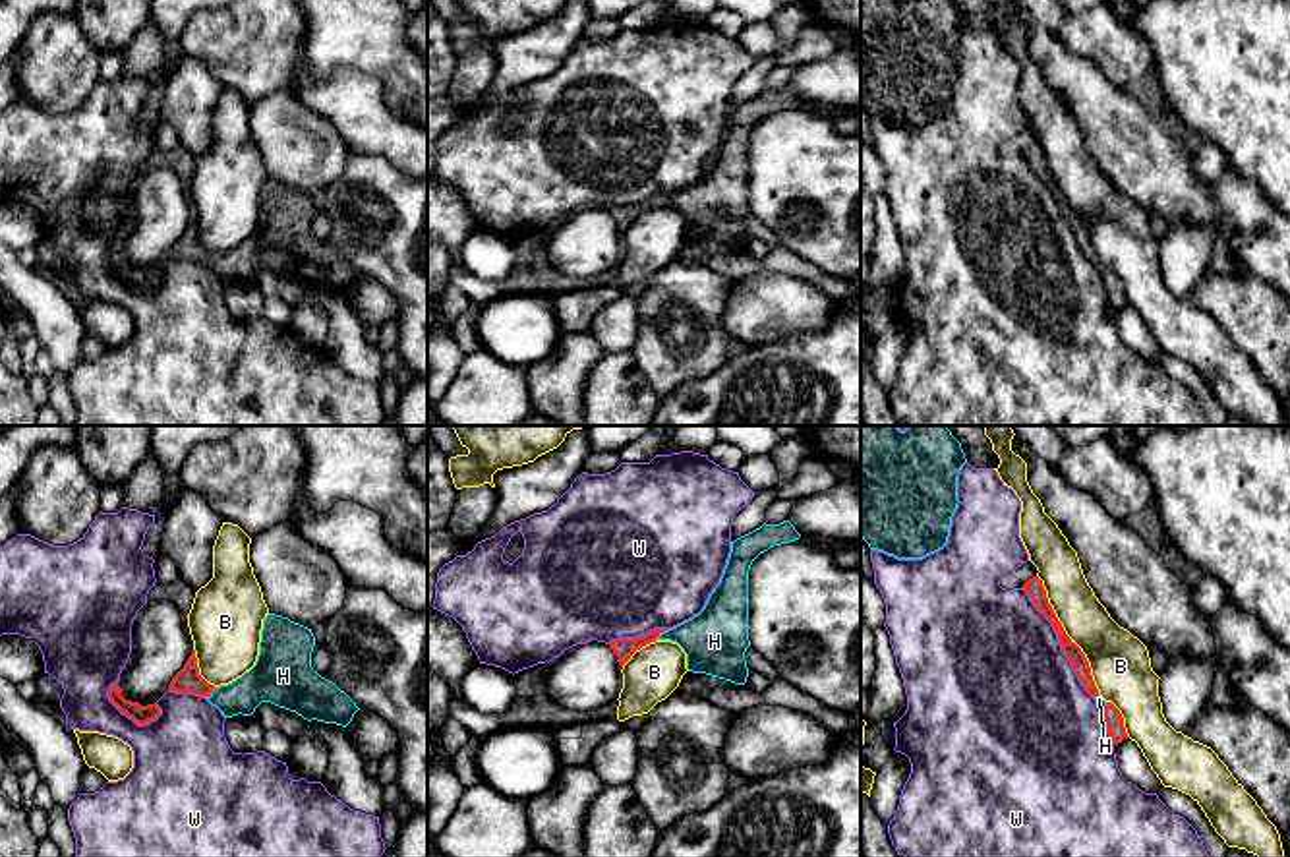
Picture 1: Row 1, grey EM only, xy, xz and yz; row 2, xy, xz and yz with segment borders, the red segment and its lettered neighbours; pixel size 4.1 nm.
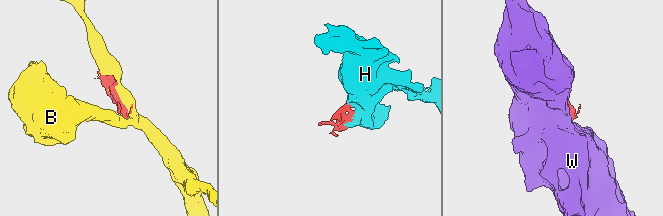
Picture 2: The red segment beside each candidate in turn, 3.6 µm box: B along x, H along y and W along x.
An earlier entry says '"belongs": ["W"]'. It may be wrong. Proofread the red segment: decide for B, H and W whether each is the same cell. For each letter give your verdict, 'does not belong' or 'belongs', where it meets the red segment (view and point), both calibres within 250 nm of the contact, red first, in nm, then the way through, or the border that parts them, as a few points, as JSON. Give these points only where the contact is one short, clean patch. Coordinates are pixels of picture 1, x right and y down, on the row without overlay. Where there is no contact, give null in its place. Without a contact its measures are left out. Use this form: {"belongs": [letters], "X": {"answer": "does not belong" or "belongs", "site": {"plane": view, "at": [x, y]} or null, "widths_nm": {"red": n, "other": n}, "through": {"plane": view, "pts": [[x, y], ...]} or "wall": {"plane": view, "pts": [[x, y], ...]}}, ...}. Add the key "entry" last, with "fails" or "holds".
{"belongs": ["H"], "B": {"answer": "does not belong", "site": {"plane": "yz", "at": [1066, 202]}, "widths_nm": {"red": 80, "other": 240}}, "H": {"answer": "belongs", "site": {"plane": "xz", "at": [662, 198]}, "widths_nm": {"red": 90, "other": 260}}, "W": {"answer": "does not belong", "site": {"plane": "yz", "at": [1060, 209]}, "widths_nm": {"red": 80, "other": 500}}, "entry": "fails"}

